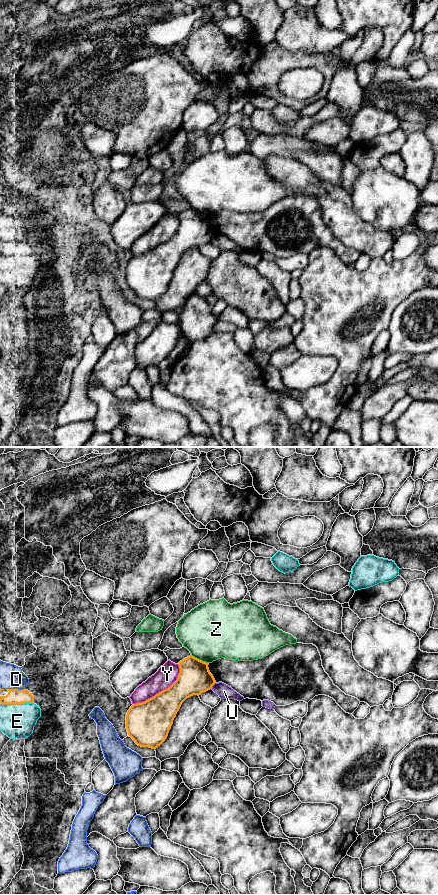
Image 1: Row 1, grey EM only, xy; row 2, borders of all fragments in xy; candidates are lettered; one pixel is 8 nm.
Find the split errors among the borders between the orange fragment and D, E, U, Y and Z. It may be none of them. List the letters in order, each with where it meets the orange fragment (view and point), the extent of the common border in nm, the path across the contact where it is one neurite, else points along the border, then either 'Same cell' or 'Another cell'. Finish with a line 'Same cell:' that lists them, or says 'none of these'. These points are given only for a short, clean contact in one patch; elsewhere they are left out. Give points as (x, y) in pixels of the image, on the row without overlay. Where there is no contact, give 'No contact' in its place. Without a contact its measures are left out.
D: Touches orange at xy (16, 241). Shared border 150 nm. Another cell
E: Touches orange at xy (16, 255). Shared border 260 nm. Another cell
U: Touches orange at xy (213, 236). Shared border 70 nm. Boundary: xy (215, 234), (211, 240). Another cell
Y: Touches orange at xy (161, 243). Shared border 500 nm. Another cell
Z: Touches orange at xy (200, 212). Shared border 160 nm. Another cell
Same cell: none of these

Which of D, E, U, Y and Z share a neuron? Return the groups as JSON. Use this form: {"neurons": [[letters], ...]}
{"neurons": [["D"], ["E"], ["U"], ["Y"], ["Z"]]}

